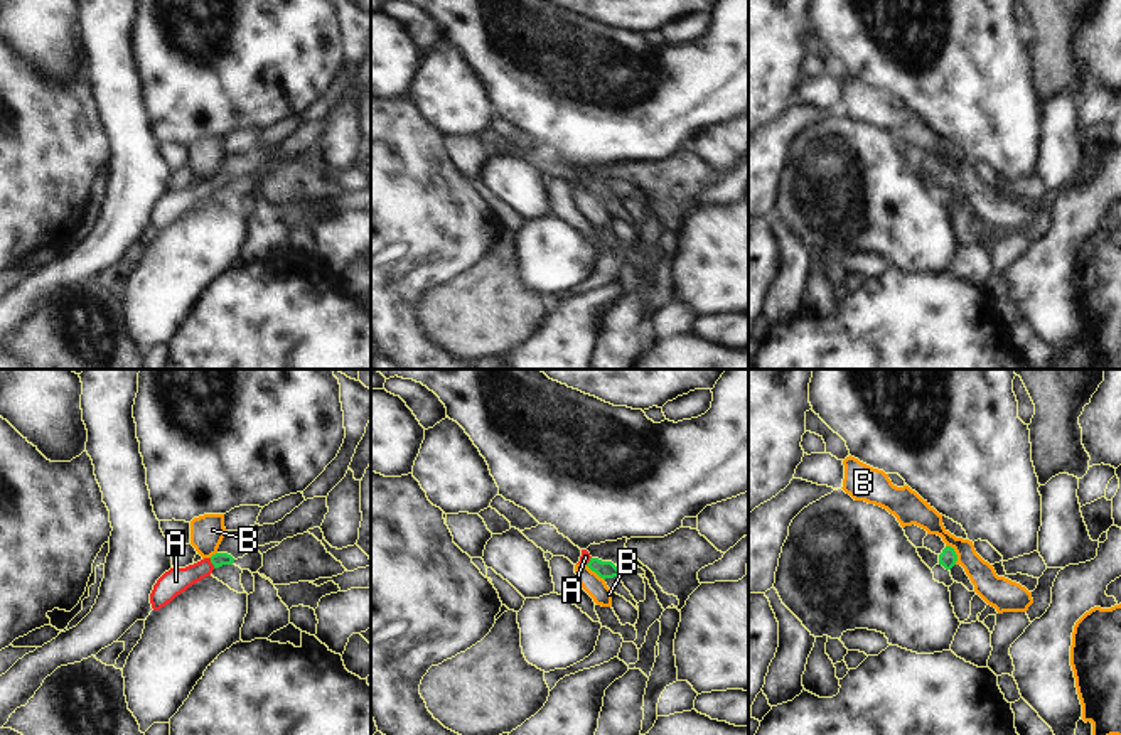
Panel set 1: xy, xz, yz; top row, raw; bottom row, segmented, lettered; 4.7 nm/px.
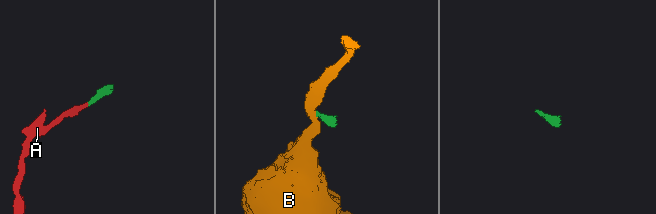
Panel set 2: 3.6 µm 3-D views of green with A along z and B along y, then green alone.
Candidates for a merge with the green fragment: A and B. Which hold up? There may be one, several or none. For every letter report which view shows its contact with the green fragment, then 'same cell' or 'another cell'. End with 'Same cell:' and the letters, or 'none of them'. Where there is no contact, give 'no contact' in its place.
A: meets green in xy; same cell
B: meets green in yz; another cell
Same cell: A

